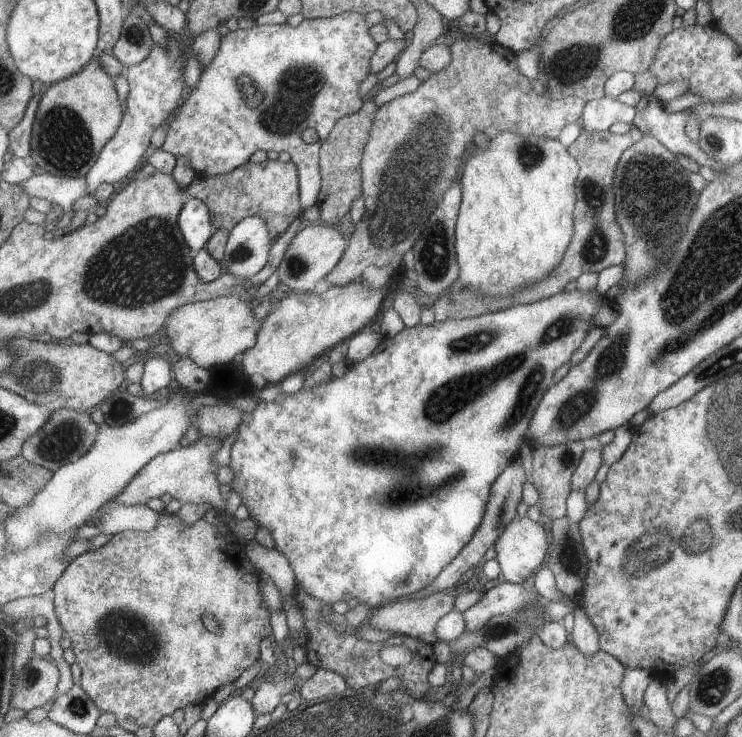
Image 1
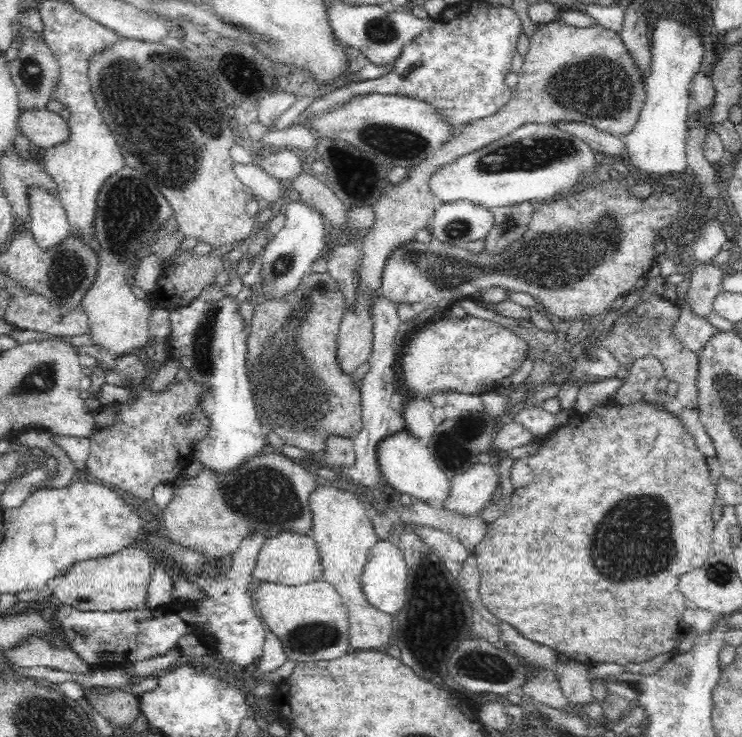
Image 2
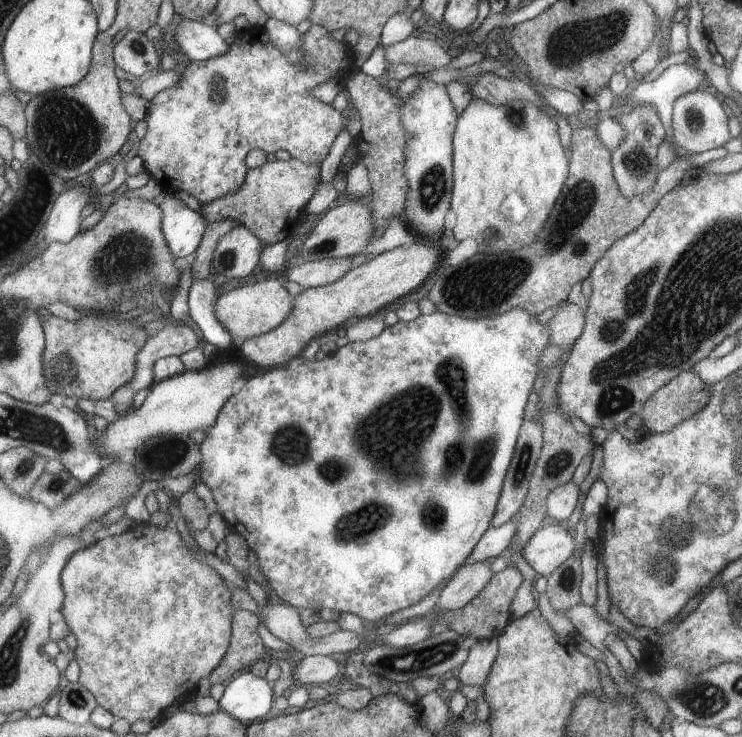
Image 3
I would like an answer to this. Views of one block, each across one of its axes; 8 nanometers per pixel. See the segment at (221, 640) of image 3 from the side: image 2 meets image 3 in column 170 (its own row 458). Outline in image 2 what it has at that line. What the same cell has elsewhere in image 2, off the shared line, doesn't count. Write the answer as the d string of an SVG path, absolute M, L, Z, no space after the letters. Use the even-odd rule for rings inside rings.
M604 404L588 412L584 418L574 418L564 424L550 440L546 440L538 454L527 459L534 478L529 485L514 489L509 507L498 519L487 524L484 540L475 546L481 581L479 593L483 605L500 621L514 627L524 638L565 654L568 663L578 661L588 665L602 662L616 662L626 666L630 663L644 664L659 654L676 653L678 639L686 630L682 624L683 612L689 607L684 595L678 589L680 577L698 568L707 559L712 548L715 490L710 483L707 458L694 448L689 432L670 412L658 410L656 406L642 404L620 408L616 404Z

